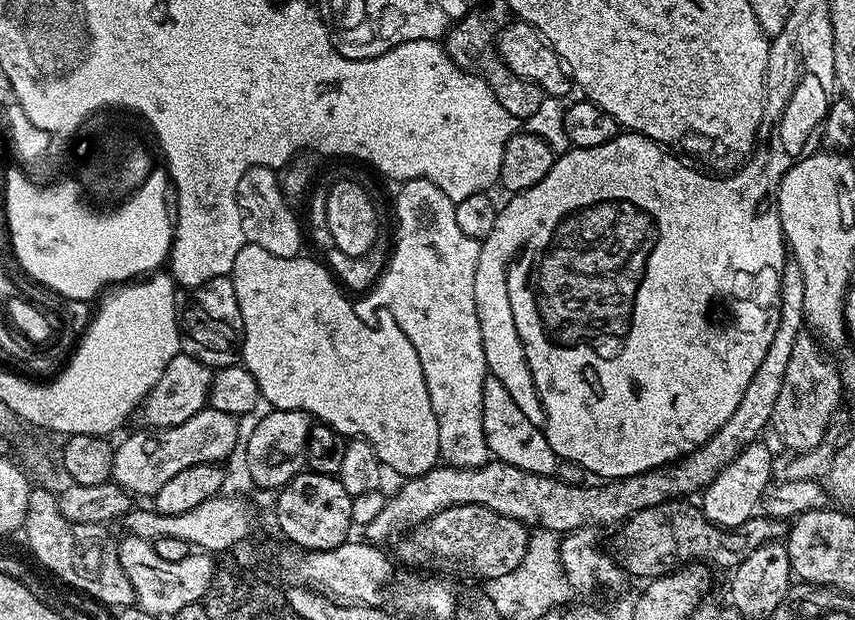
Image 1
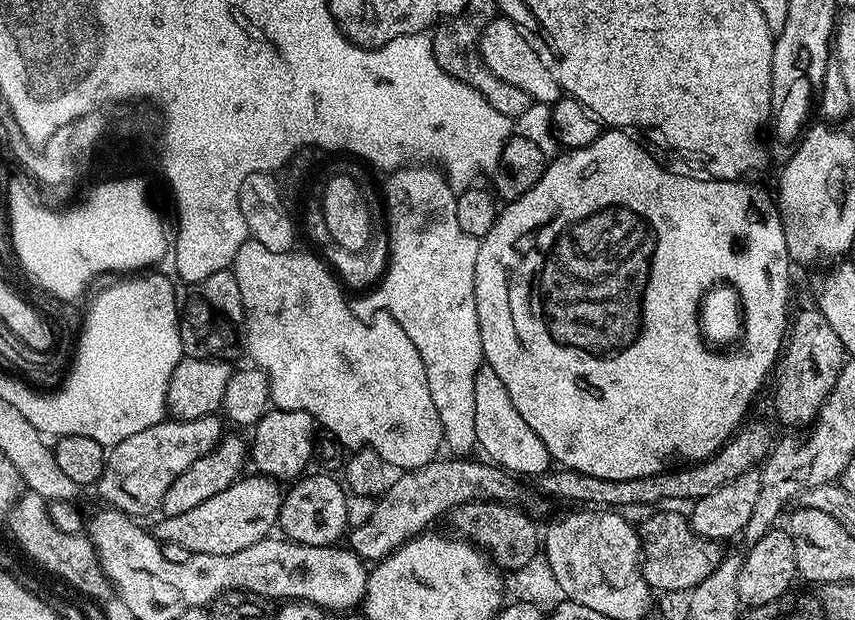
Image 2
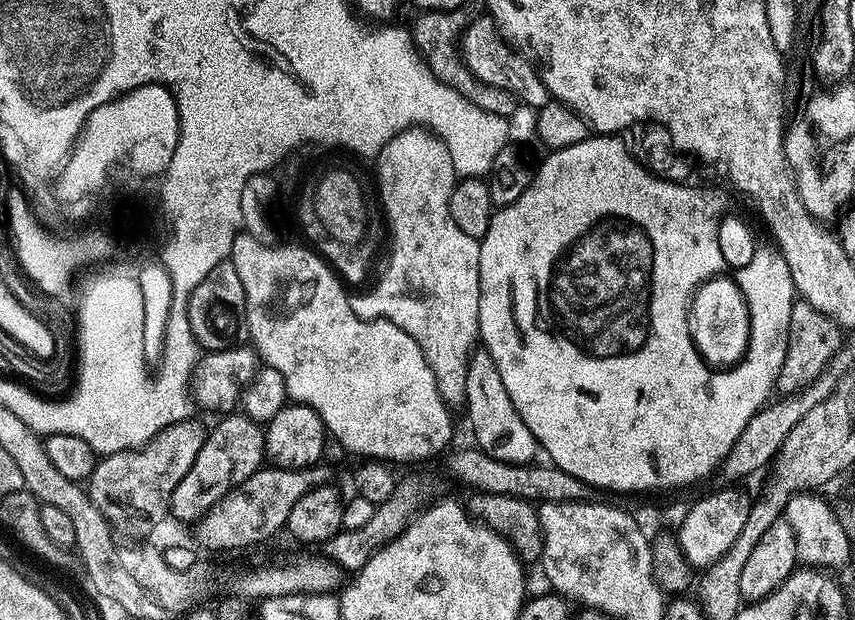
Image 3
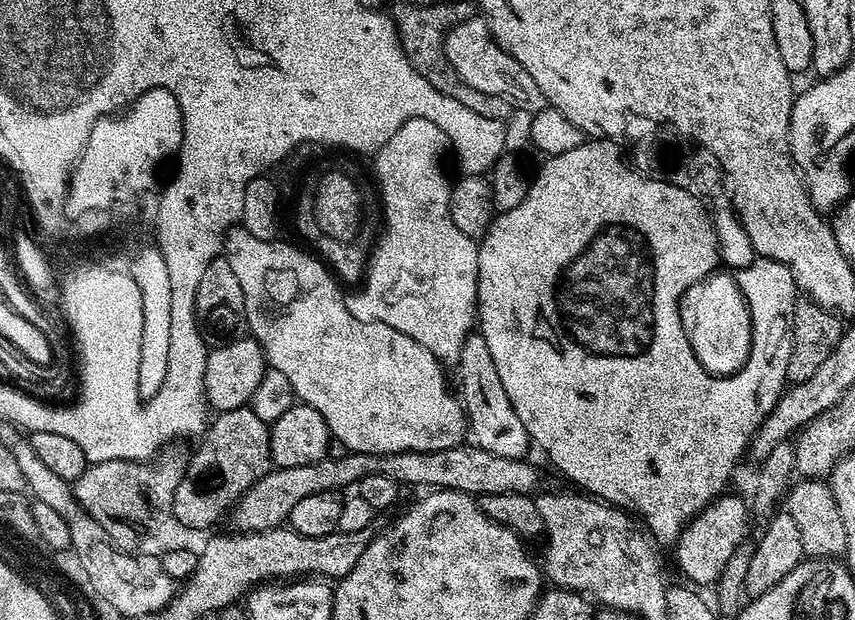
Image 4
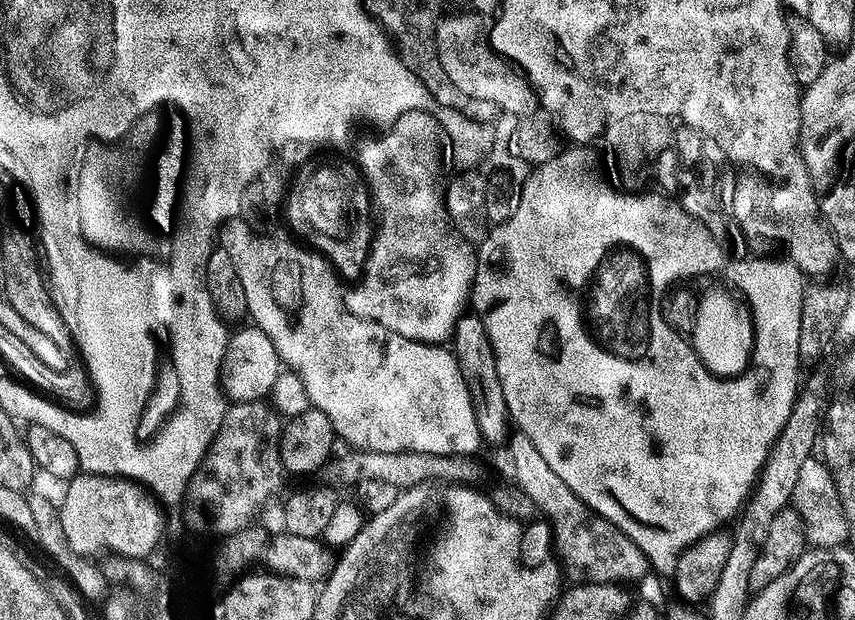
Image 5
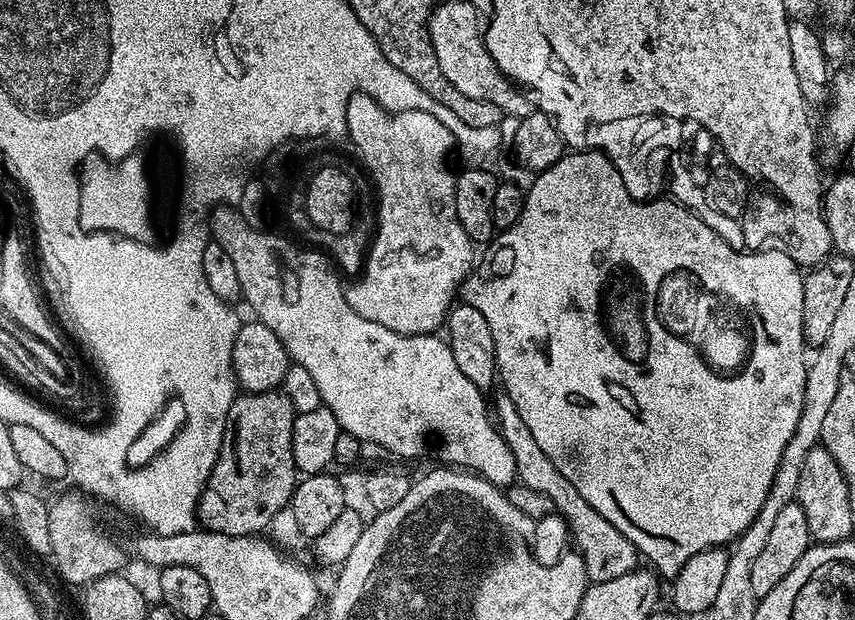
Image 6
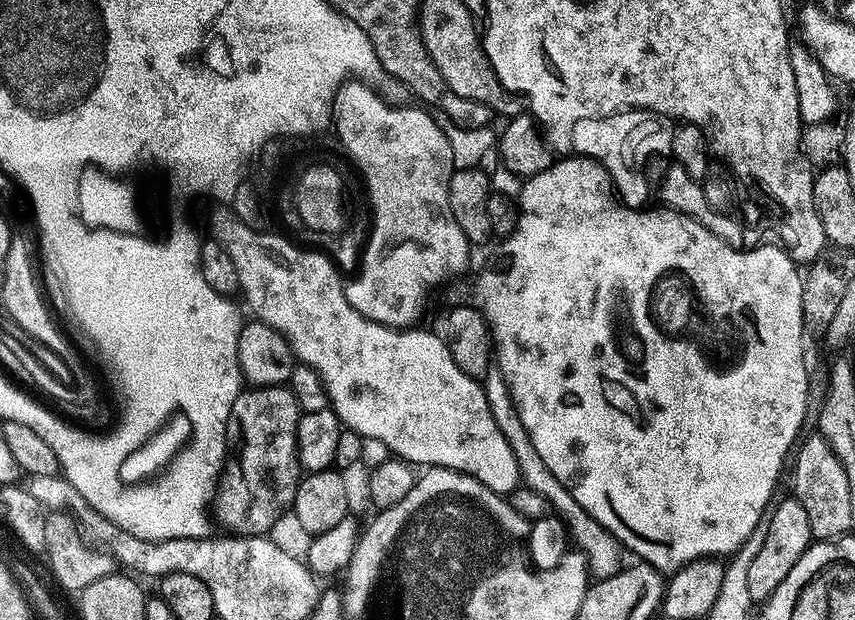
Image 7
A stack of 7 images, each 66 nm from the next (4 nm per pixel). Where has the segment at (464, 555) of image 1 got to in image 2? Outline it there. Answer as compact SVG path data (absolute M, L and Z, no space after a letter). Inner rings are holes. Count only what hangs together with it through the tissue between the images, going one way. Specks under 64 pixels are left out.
M471 500L468 504L453 508L450 513L451 520L457 528L455 531L463 539L472 541L486 553L497 569L508 574L526 566L542 546L541 529L536 529L535 522L516 504L503 504L497 500Z

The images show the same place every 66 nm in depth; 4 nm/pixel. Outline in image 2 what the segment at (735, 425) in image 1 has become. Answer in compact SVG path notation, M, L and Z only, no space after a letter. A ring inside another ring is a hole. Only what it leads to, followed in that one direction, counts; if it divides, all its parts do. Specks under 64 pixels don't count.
M437 458L424 467L407 469L391 481L387 491L377 499L368 522L349 531L349 548L366 562L383 560L403 546L409 539L425 531L436 518L447 517L453 508L471 500L497 500L516 504L524 488L513 473L497 468L491 462L468 460L472 458Z

